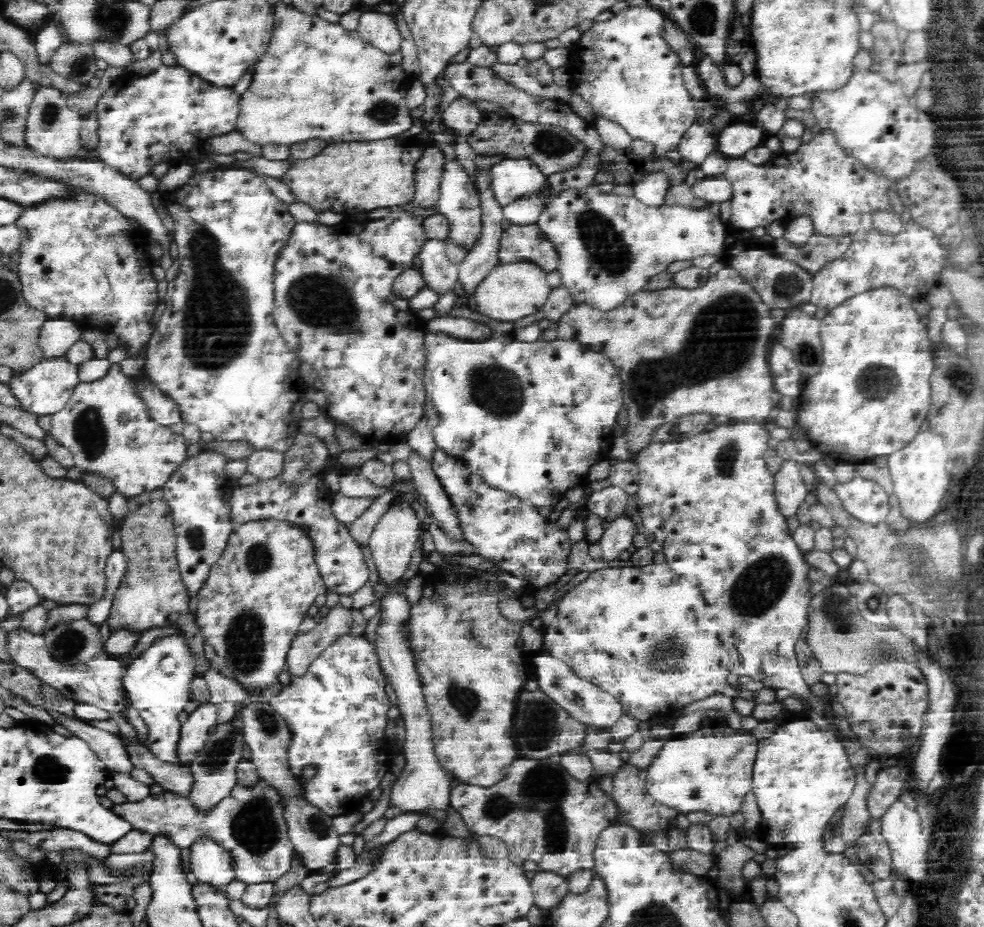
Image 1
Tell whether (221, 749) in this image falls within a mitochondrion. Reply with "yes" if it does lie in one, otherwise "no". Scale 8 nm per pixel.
yes

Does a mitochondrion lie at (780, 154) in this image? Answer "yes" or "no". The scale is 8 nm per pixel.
no

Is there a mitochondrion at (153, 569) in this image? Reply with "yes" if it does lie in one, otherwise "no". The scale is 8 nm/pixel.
yes

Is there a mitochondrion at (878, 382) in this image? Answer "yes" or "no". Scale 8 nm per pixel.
yes

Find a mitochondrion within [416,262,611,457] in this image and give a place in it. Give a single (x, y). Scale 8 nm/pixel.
(490, 383)

